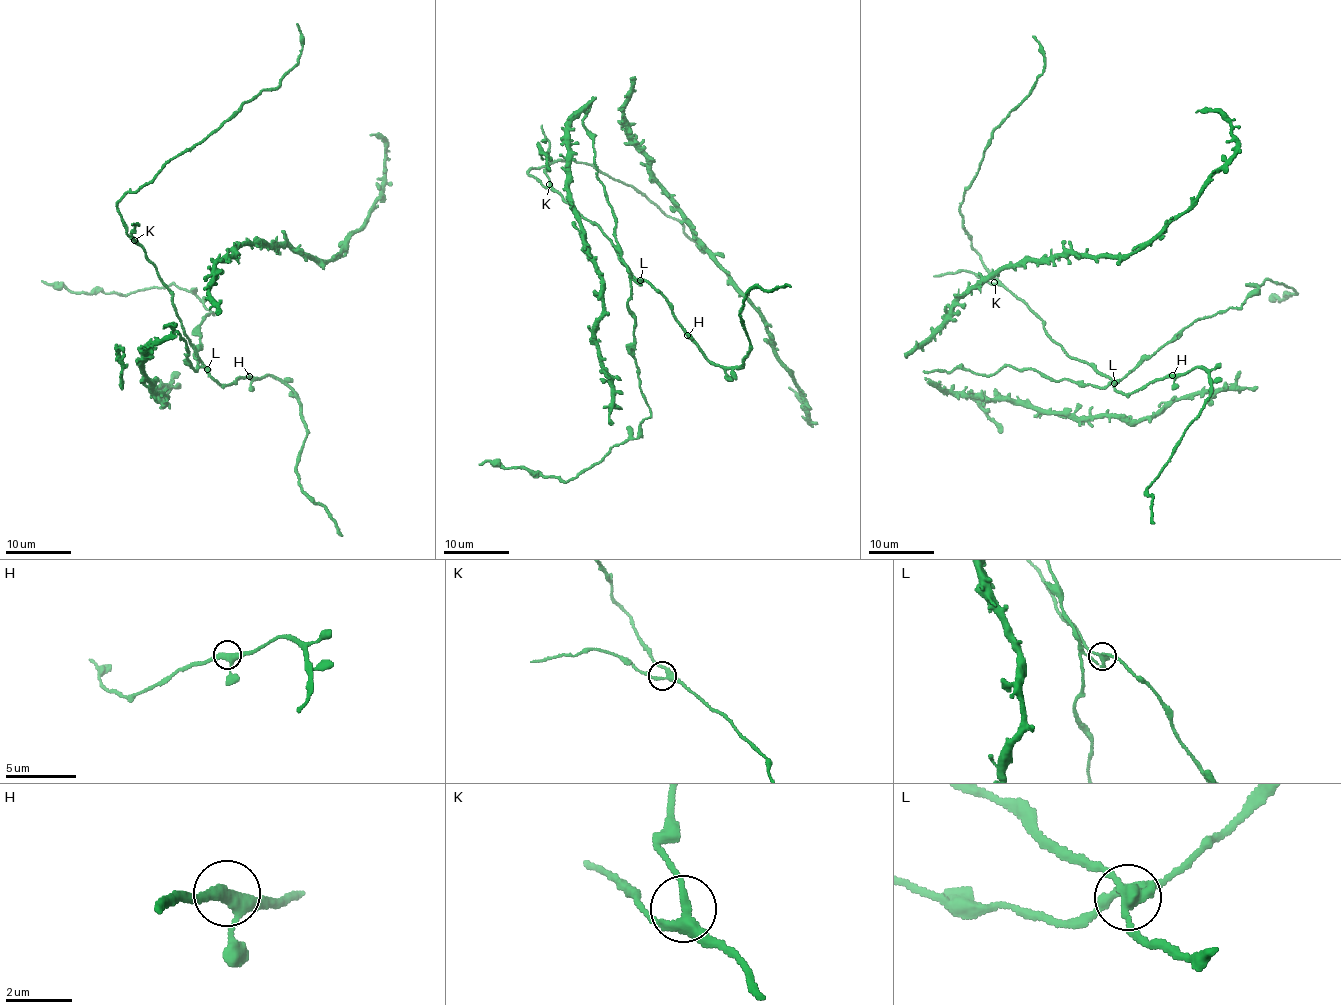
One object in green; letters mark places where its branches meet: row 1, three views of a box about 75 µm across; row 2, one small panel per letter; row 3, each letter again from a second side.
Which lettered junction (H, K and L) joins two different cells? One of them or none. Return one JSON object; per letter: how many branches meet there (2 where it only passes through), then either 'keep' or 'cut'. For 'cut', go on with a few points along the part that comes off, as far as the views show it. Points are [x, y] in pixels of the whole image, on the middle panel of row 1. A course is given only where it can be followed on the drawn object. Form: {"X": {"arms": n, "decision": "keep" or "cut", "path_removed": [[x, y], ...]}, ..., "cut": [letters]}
{"H": {"arms": 3, "decision": "keep"}, "K": {"arms": 3, "decision": "keep"}, "L": {"arms": 3, "decision": "cut", "path_removed": [[640, 280], [631, 282], [627, 306], [650, 415], [639, 435], [565, 481], [498, 462], [479, 464]]}, "cut": ["L"]}

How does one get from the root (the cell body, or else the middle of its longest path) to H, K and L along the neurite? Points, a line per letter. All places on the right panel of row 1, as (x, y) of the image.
H: (1014, 369), (1031, 369), (1056, 381), (1071, 380), (1099, 387), (1115, 382), (1113, 387), (1126, 394), (1172, 375)
K: (1014, 369), (1099, 387), (1113, 381), (1072, 359), (1047, 333), (1041, 318), (994, 282)
L: (1014, 369), (1031, 369), (1056, 381), (1071, 380), (1099, 387), (1113, 383)

